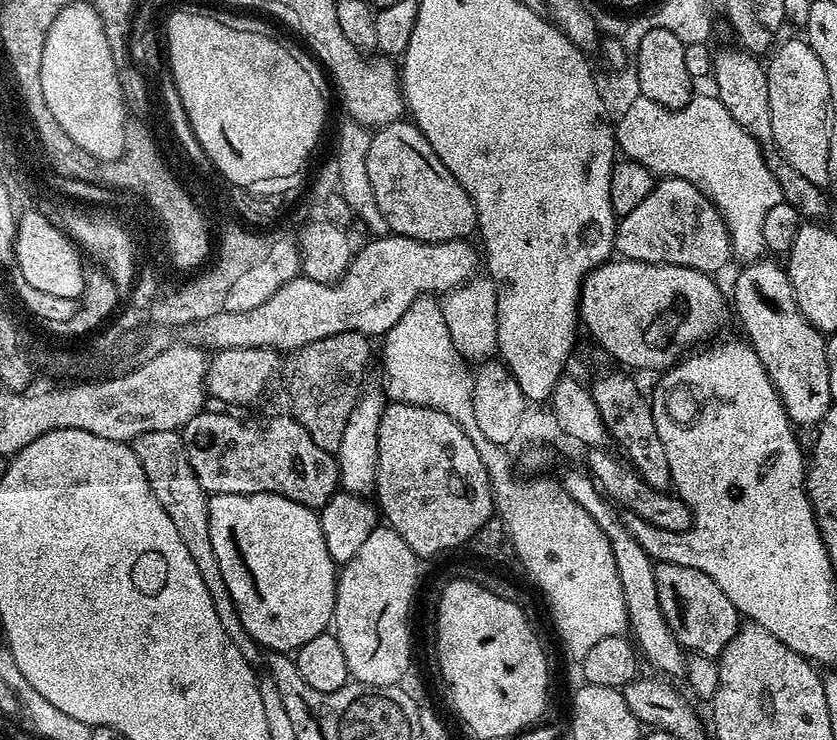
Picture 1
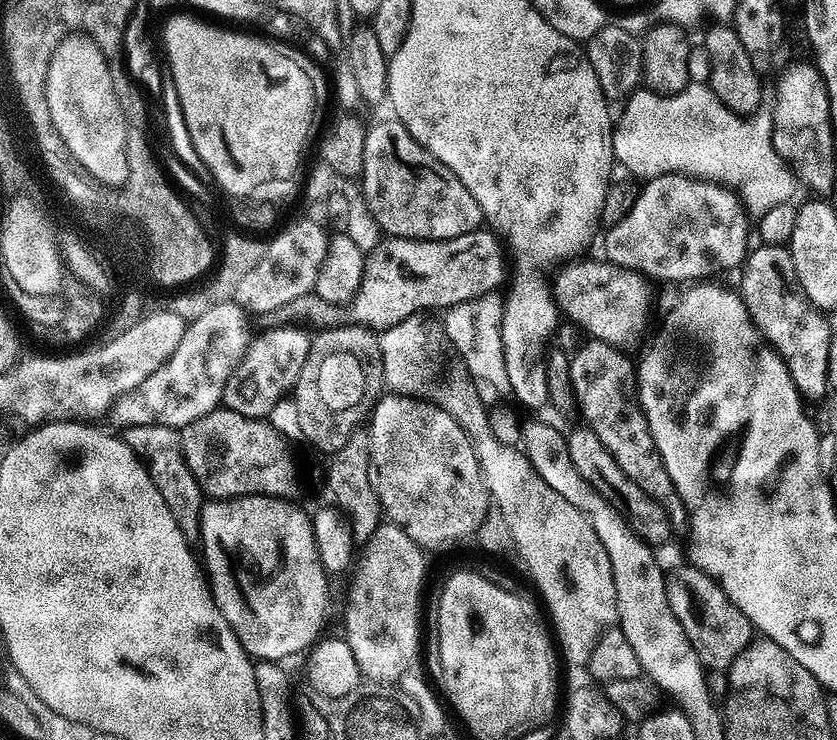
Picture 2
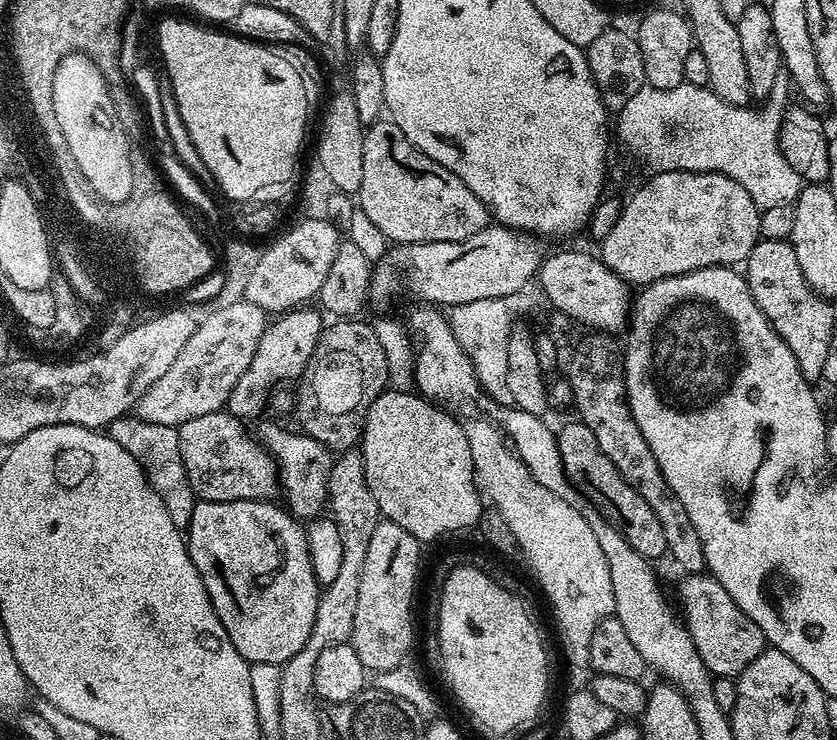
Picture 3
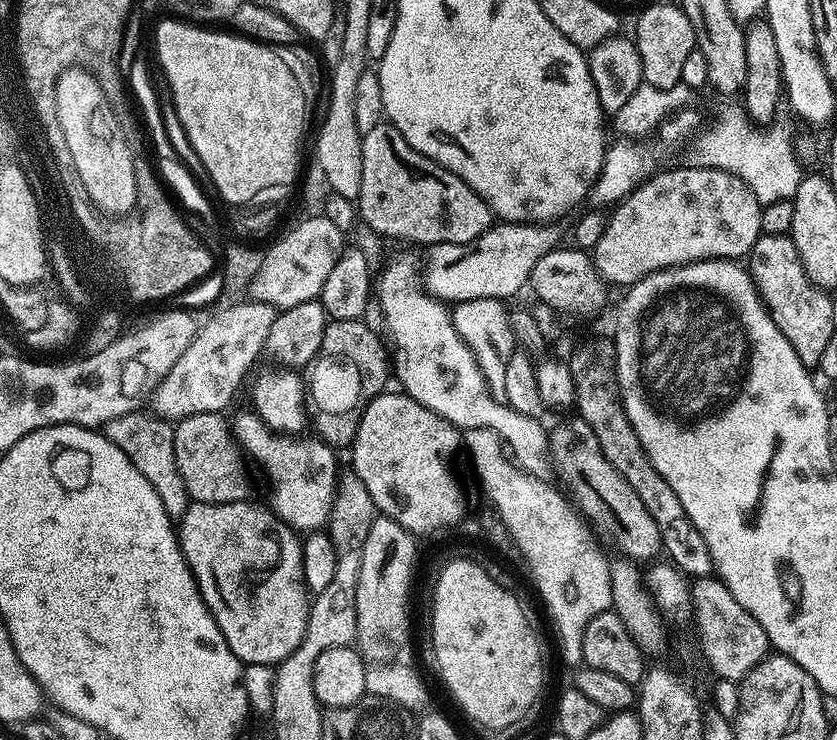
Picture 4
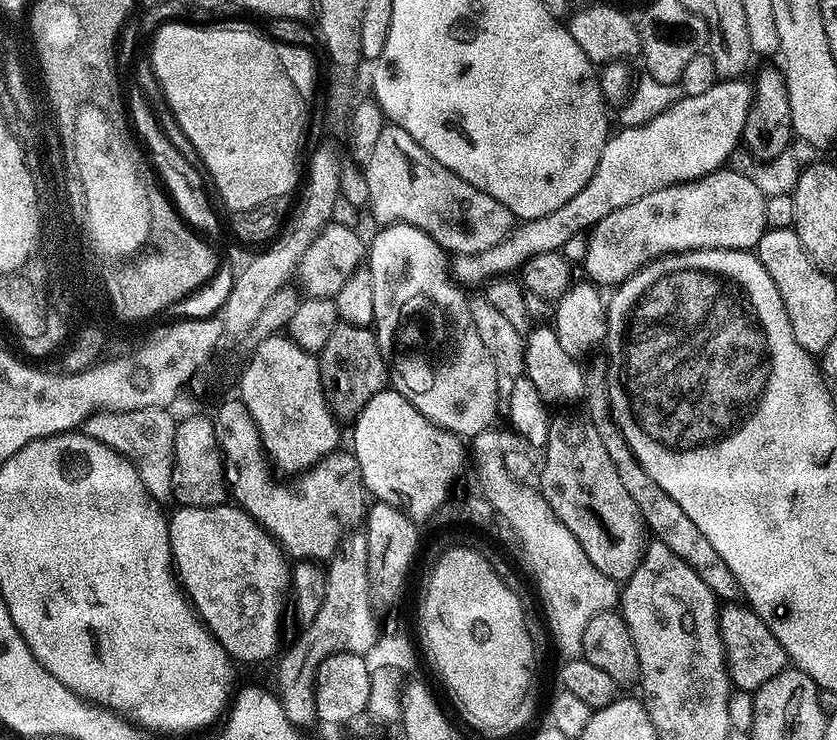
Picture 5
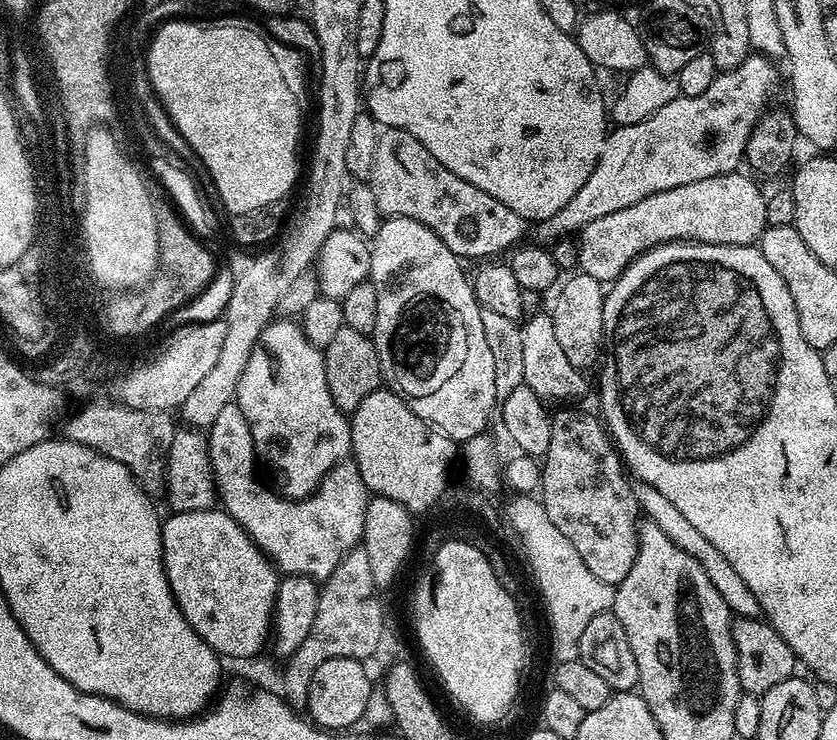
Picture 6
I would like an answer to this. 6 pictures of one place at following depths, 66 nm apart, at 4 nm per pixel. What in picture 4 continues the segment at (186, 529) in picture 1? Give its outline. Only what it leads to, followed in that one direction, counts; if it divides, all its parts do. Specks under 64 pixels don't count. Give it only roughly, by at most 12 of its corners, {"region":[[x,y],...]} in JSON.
{"region":[[141,410],[102,431],[154,486],[166,514],[183,516],[188,491],[174,427]]}

